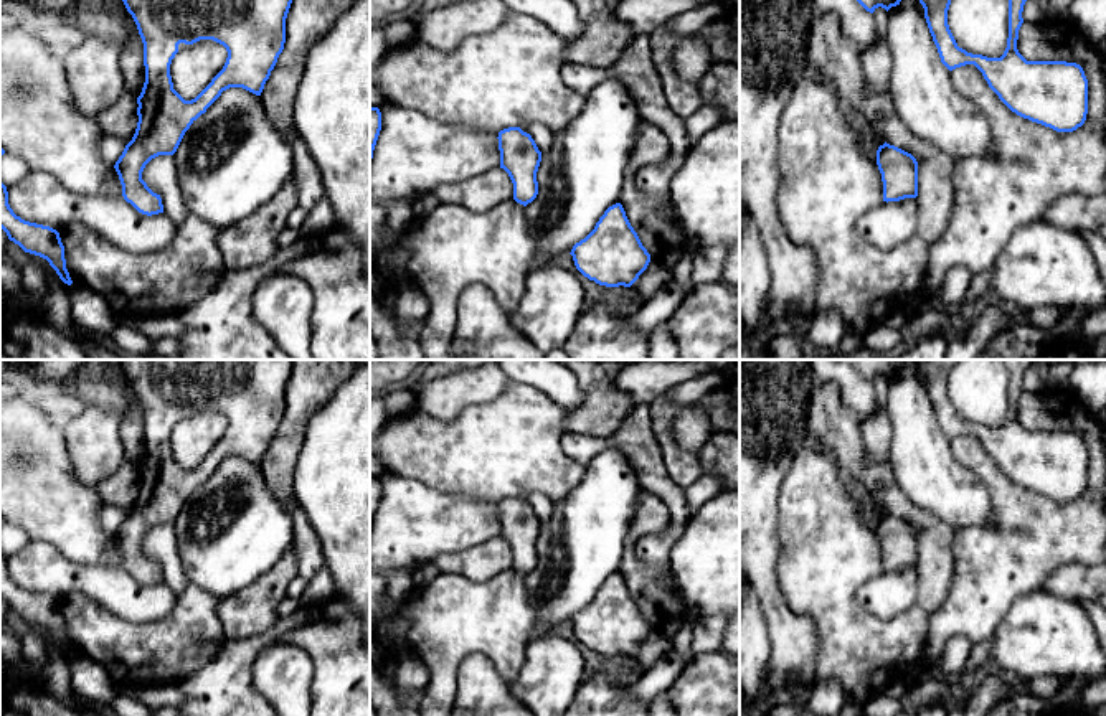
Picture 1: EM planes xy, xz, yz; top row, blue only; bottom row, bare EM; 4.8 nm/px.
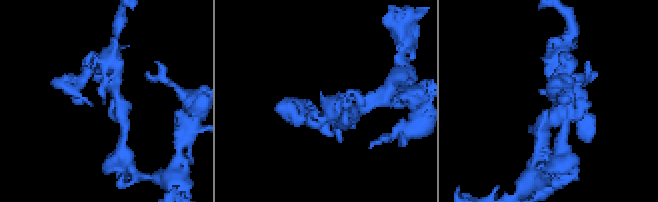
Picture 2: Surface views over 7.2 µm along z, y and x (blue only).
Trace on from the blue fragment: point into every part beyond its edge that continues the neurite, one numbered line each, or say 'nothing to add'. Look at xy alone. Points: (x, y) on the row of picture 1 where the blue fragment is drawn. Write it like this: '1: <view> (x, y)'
nothing to add

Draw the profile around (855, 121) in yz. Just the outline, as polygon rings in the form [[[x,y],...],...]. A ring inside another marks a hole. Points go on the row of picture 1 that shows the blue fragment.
[[[835,97],[847,125],[858,135],[865,157],[877,160],[878,139],[875,137],[870,120],[857,112],[847,99]]]

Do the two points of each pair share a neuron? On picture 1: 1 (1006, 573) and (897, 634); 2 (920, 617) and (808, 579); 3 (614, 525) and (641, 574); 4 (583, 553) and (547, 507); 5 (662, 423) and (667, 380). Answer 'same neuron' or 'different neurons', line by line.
1: different neurons
2: same neuron
3: different neurons
4: different neurons
5: different neurons

